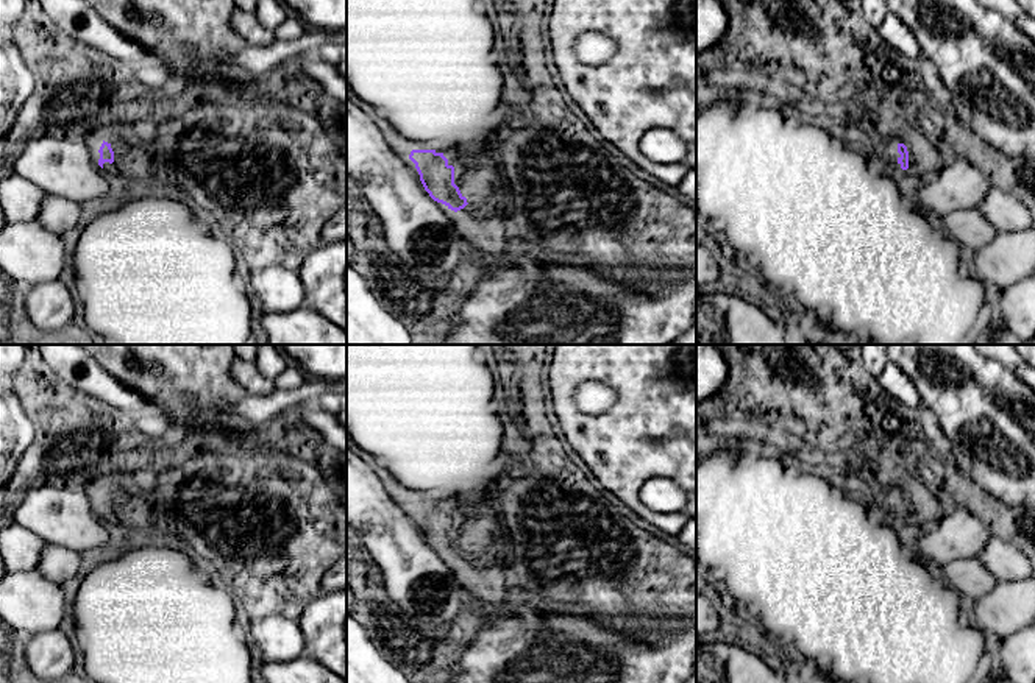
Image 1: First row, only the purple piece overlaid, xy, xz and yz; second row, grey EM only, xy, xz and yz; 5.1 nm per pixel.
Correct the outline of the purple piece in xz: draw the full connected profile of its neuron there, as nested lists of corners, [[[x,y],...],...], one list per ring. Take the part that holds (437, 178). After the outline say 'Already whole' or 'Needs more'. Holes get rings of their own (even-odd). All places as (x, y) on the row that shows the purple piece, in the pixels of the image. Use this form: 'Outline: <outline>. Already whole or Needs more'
Outline: [[[412,150],[409,159],[415,164],[429,196],[453,211],[454,231],[470,254],[481,262],[503,262],[510,253],[506,242],[507,218],[504,212],[470,206],[454,184],[454,167],[448,164],[443,153]]]. Needs more

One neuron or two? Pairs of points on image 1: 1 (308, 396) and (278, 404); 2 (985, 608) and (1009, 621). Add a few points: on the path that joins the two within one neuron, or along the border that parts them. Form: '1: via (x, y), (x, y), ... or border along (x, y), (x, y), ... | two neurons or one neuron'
1: via (300, 396), (286, 399) | one neuron
2: via (992, 612), (1002, 615) | one neuron

